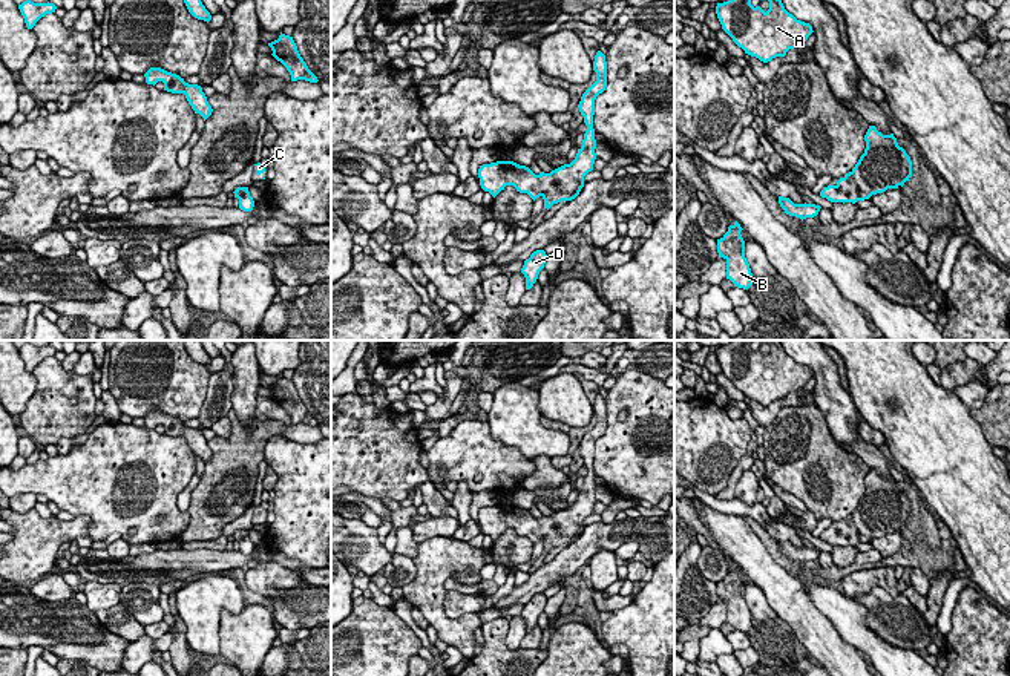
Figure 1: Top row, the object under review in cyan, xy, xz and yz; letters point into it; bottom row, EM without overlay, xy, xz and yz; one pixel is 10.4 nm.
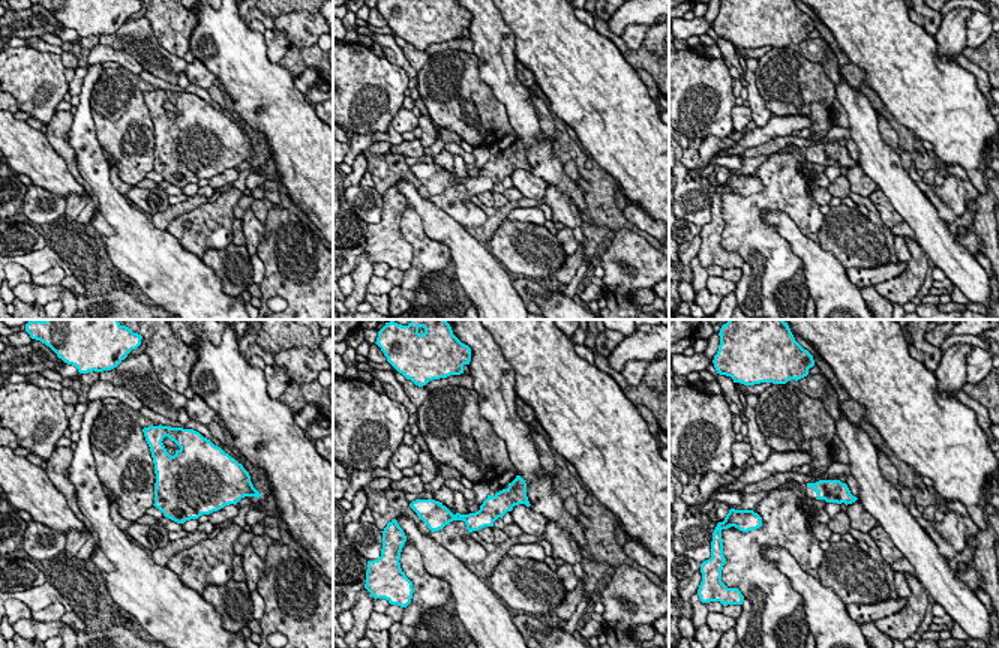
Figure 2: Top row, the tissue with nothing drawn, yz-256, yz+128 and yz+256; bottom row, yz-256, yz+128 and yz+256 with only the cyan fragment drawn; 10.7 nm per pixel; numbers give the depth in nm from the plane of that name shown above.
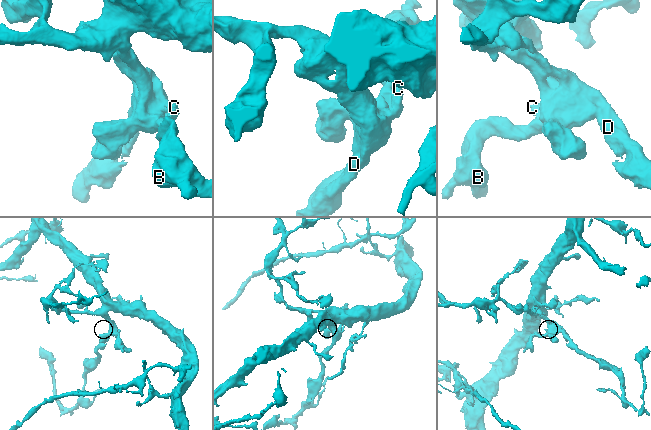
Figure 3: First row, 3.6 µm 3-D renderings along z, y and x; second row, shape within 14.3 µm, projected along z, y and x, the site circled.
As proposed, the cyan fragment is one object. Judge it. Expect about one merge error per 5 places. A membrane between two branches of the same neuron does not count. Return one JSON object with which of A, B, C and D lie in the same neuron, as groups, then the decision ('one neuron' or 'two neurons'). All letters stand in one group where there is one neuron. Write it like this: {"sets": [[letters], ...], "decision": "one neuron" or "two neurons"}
{"sets": [["A", "B", "C", "D"]], "decision": "one neuron"}

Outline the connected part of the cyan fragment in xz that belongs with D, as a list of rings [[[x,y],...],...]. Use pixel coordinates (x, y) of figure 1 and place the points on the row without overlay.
[[[536,593],[524,604],[521,616],[526,621],[526,633],[530,633],[538,622],[539,615],[544,612],[547,598],[544,593]]]

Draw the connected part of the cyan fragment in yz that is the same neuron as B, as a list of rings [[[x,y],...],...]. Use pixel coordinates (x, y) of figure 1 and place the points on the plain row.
[[[736,564],[728,570],[728,575],[717,582],[719,601],[726,604],[726,622],[730,622],[734,630],[748,633],[753,628],[751,612],[745,601],[745,584],[740,578],[743,572]]]

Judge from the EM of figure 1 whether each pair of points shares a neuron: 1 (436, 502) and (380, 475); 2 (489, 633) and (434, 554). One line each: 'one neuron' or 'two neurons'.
1: one neuron
2: two neurons

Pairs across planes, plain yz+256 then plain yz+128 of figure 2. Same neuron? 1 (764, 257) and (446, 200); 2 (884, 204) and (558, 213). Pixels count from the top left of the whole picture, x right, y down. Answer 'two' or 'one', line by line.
1: one
2: one

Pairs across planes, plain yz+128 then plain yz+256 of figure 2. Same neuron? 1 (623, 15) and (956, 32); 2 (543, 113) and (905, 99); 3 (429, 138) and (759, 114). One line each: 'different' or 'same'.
1: same
2: different
3: same

